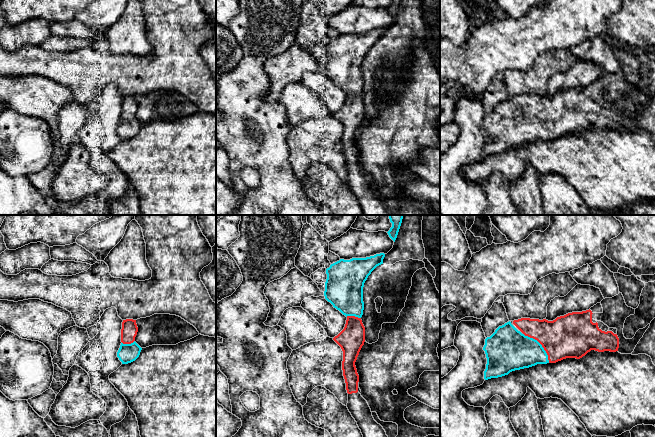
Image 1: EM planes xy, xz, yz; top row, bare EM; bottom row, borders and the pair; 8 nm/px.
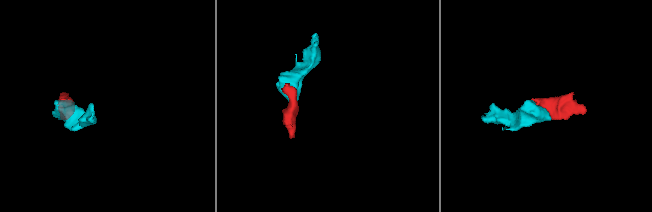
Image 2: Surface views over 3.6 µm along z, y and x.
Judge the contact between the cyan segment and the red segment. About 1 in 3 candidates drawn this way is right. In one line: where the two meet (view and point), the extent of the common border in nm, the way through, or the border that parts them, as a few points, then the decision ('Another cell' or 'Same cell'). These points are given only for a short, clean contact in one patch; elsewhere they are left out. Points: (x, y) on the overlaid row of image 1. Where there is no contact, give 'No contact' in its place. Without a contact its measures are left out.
Touches cyan at yz (541, 345). Shared border 320 nm. Path across: yz (511, 350), (527, 350), (541, 345), (545, 341), (570, 336). Same cell

